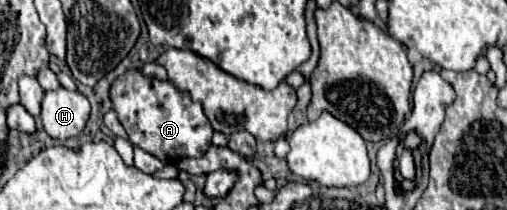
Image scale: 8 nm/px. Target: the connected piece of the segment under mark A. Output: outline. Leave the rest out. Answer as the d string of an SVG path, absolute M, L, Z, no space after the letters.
M131 67L111 83L109 99L119 123L129 135L129 143L141 147L167 165L175 165L185 157L201 157L211 145L213 127L209 125L201 103L195 103L189 93L177 89L169 79L159 81L157 77L147 77L139 69Z

